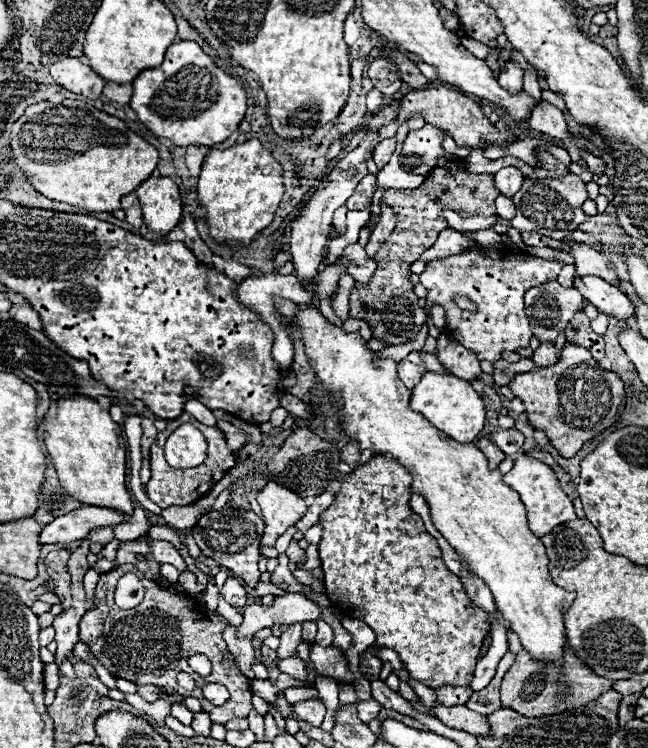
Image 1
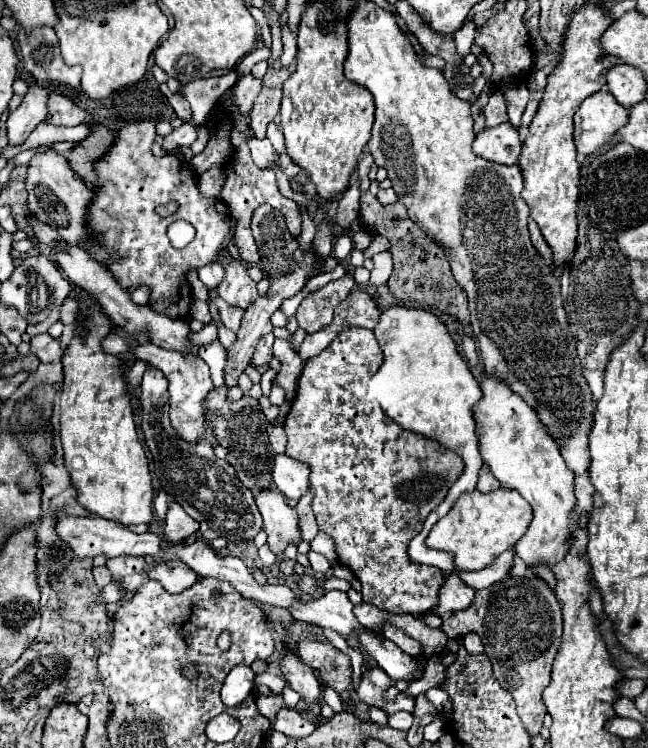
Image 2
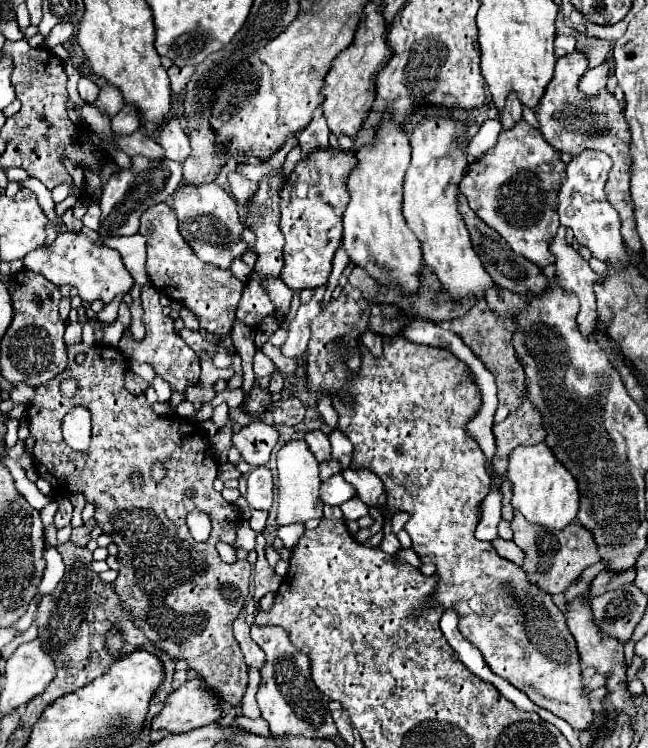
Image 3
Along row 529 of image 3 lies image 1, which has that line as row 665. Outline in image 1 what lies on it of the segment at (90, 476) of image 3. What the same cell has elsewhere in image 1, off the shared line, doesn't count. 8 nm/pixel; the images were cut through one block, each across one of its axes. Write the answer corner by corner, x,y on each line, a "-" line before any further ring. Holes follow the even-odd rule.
132,564
132,566
118,566
106,574
100,576
96,588
94,588
94,608
88,610
82,620
80,620
80,642
88,644
92,656
104,666
108,668
110,674
118,676
118,678
124,678
124,680
130,680
134,682
136,686
146,686
146,684
154,684
158,688
168,688
184,698
198,698
202,708
210,714
212,722
218,722
218,724
226,724
228,720
234,720
234,718
246,718
252,710
252,692
250,692
250,680
238,670
232,654
228,652
228,646
226,642
222,640
222,630
228,626
228,622
220,616
220,614
214,614
210,618
202,616
200,614
200,608
198,604
192,600
192,598
180,598
180,596
174,596
170,594
166,588
162,588
158,582
154,580
148,580
144,576
140,576
140,580
144,580
144,600
136,606
136,608
130,608
130,610
122,610
114,604
114,590
116,590
116,584
118,584
118,574
126,574
126,572
134,572
134,574
140,574
140,570
-
194,654
206,654
212,662
212,674
202,678
198,676
196,672
190,670
188,666
188,658
194,656
-
180,672
188,672
194,680
196,680
196,690
190,690
186,692
184,688
178,686
176,682
176,676
-
206,684
224,684
230,692
230,698
224,706
214,706
212,702
208,702
204,696
202,696
202,686

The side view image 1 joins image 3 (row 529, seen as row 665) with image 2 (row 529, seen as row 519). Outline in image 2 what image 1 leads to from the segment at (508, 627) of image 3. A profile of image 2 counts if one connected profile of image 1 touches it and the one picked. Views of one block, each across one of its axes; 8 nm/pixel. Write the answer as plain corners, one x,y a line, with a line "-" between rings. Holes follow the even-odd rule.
348,328
348,330
342,330
336,340
324,348
318,356
310,358
302,370
302,376
298,380
298,390
296,390
296,398
292,402
292,408
284,420
284,430
286,430
286,436
288,436
288,444
286,444
286,454
294,460
302,460
306,464
310,464
310,488
314,490
314,500
312,500
312,508
314,508
314,514
316,514
316,522
318,522
318,528
322,532
326,532
334,544
336,544
336,554
338,554
338,562
342,566
348,566
356,578
362,582
362,600
368,602
368,604
374,604
386,612
396,612
396,614
414,614
414,616
420,616
420,614
426,614
430,612
436,602
438,602
438,588
444,584
444,578
442,578
442,570
434,570
434,566
422,566
422,564
416,564
408,558
406,554
406,546
408,542
422,530
422,522
426,520
426,516
444,500
446,492
450,490
450,486
456,482
456,478
462,474
462,460
458,458
458,454
454,454
452,450
440,446
438,442
434,440
428,440
424,436
418,436
414,432
408,432
404,428
400,428
396,422
392,422
384,410
378,406
376,400
368,400
366,398
366,386
368,386
368,380
372,374
378,372
378,368
382,366
382,350
378,346
378,340
374,338
374,332
370,330
362,330
362,328

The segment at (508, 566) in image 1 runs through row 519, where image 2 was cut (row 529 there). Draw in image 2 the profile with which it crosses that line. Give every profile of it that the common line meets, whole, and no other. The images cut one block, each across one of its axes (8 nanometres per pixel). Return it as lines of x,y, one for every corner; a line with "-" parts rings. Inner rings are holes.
498,488
488,494
472,490
464,492
456,500
452,510
432,526
426,544
434,550
450,552
454,556
454,566
460,572
482,570
492,560
496,560
504,550
514,548
514,544
526,532
530,522
532,522
530,504
516,490

